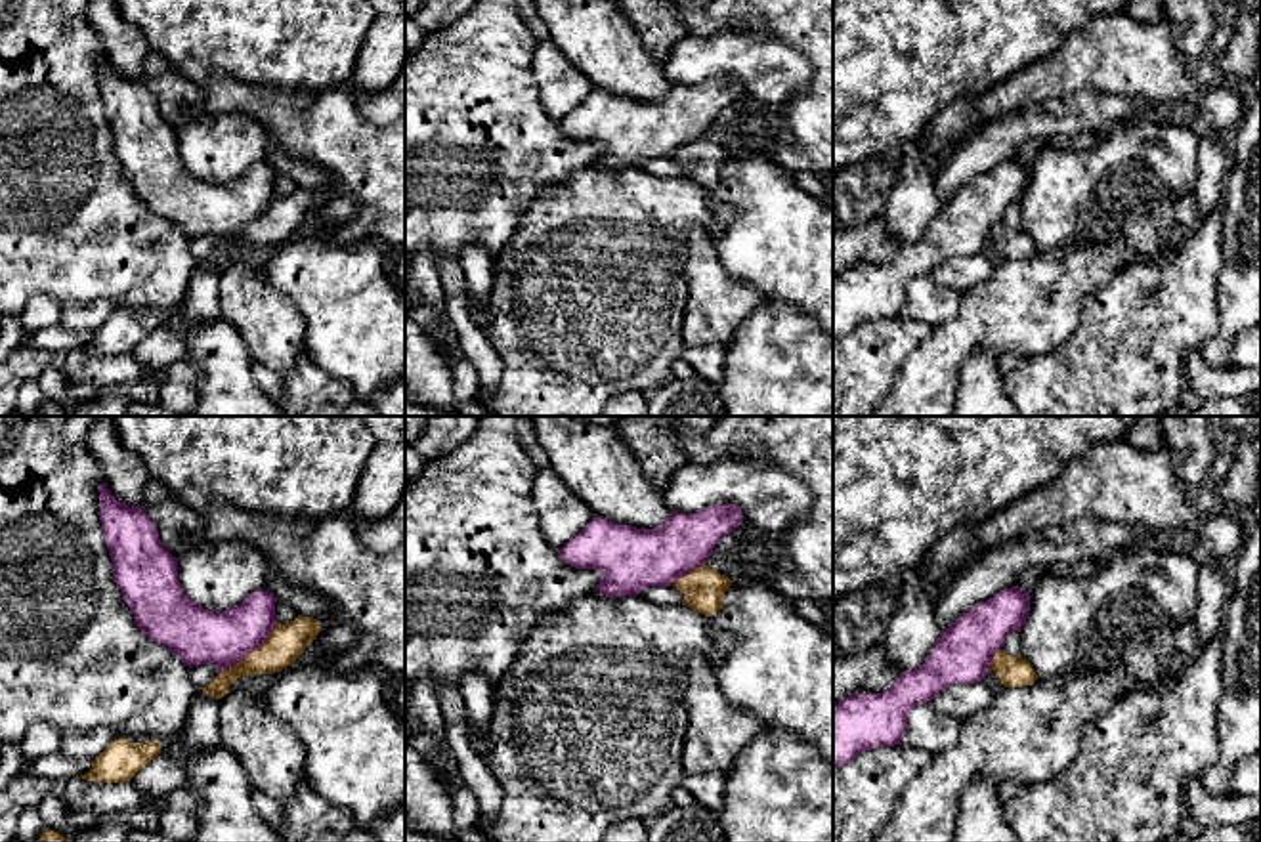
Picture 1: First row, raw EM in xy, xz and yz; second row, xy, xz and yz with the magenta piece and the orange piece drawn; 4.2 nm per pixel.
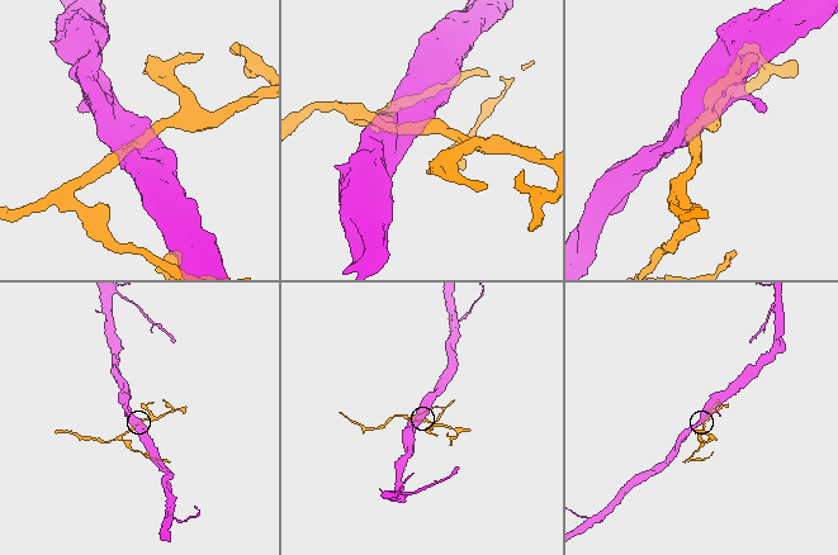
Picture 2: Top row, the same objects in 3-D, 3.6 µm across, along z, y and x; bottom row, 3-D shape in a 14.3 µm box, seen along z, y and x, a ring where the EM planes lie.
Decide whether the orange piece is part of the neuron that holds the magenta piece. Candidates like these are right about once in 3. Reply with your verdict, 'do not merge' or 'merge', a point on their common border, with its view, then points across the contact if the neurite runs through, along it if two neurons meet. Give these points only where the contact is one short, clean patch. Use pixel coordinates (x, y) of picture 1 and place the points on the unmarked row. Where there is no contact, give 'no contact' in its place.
do not merge | xy (249, 224) | along xy (276, 195), (256, 220), (218, 247)

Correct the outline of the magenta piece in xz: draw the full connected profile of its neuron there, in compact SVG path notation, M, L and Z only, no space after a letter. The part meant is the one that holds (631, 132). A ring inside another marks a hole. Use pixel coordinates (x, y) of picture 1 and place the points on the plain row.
M713 76L694 86L671 84L655 101L636 101L592 88L590 95L558 122L575 141L598 141L604 151L596 162L606 170L638 168L650 158L673 158L676 151L701 139L715 126L716 115L739 101L743 84L736 76Z

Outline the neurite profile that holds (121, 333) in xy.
M115 311L80 351L101 355L130 353L143 338L160 326L160 315L149 313L134 317L128 311Z

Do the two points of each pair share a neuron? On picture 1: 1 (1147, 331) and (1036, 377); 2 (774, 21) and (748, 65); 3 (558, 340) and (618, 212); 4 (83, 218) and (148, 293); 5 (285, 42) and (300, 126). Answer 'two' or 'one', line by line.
1: one
2: two
3: one
4: one
5: two

